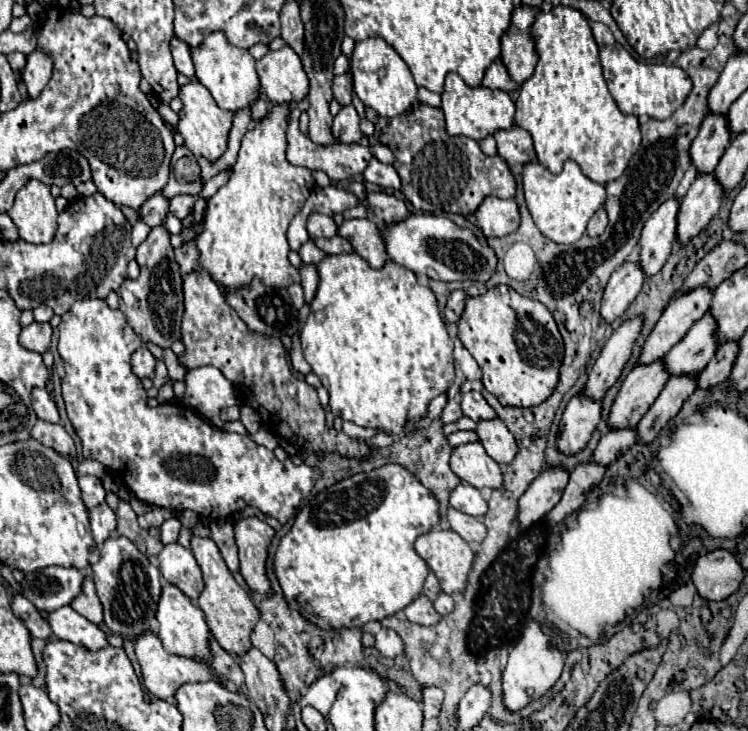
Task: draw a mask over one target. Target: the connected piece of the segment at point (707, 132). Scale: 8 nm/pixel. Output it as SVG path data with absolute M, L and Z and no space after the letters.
M709 112L699 128L697 138L691 146L691 158L697 172L713 172L723 156L731 138L729 118L725 114Z

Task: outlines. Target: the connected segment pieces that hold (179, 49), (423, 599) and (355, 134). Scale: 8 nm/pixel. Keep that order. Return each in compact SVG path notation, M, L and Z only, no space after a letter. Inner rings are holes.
M179 38L171 40L171 54L175 60L175 68L179 70L179 74L185 74L189 78L195 76L195 68L193 68L193 58L191 58L191 48L189 44L181 42Z
M421 594L419 598L415 598L415 600L405 608L405 614L407 614L407 618L409 618L411 622L423 624L423 626L433 626L433 624L437 624L437 622L441 620L441 614L433 608L431 600L429 600L425 594Z
M353 104L343 106L333 120L333 136L343 144L357 142L363 134L359 130L359 116Z

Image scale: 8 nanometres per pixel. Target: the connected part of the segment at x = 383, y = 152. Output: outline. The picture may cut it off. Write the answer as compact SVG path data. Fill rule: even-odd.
M381 144L380 145L370 145L369 148L371 148L373 157L377 158L379 161L385 164L393 165L394 155L387 146L381 145Z

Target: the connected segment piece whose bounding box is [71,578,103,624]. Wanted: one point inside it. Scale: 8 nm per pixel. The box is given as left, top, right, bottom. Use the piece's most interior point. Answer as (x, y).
(87, 603)

